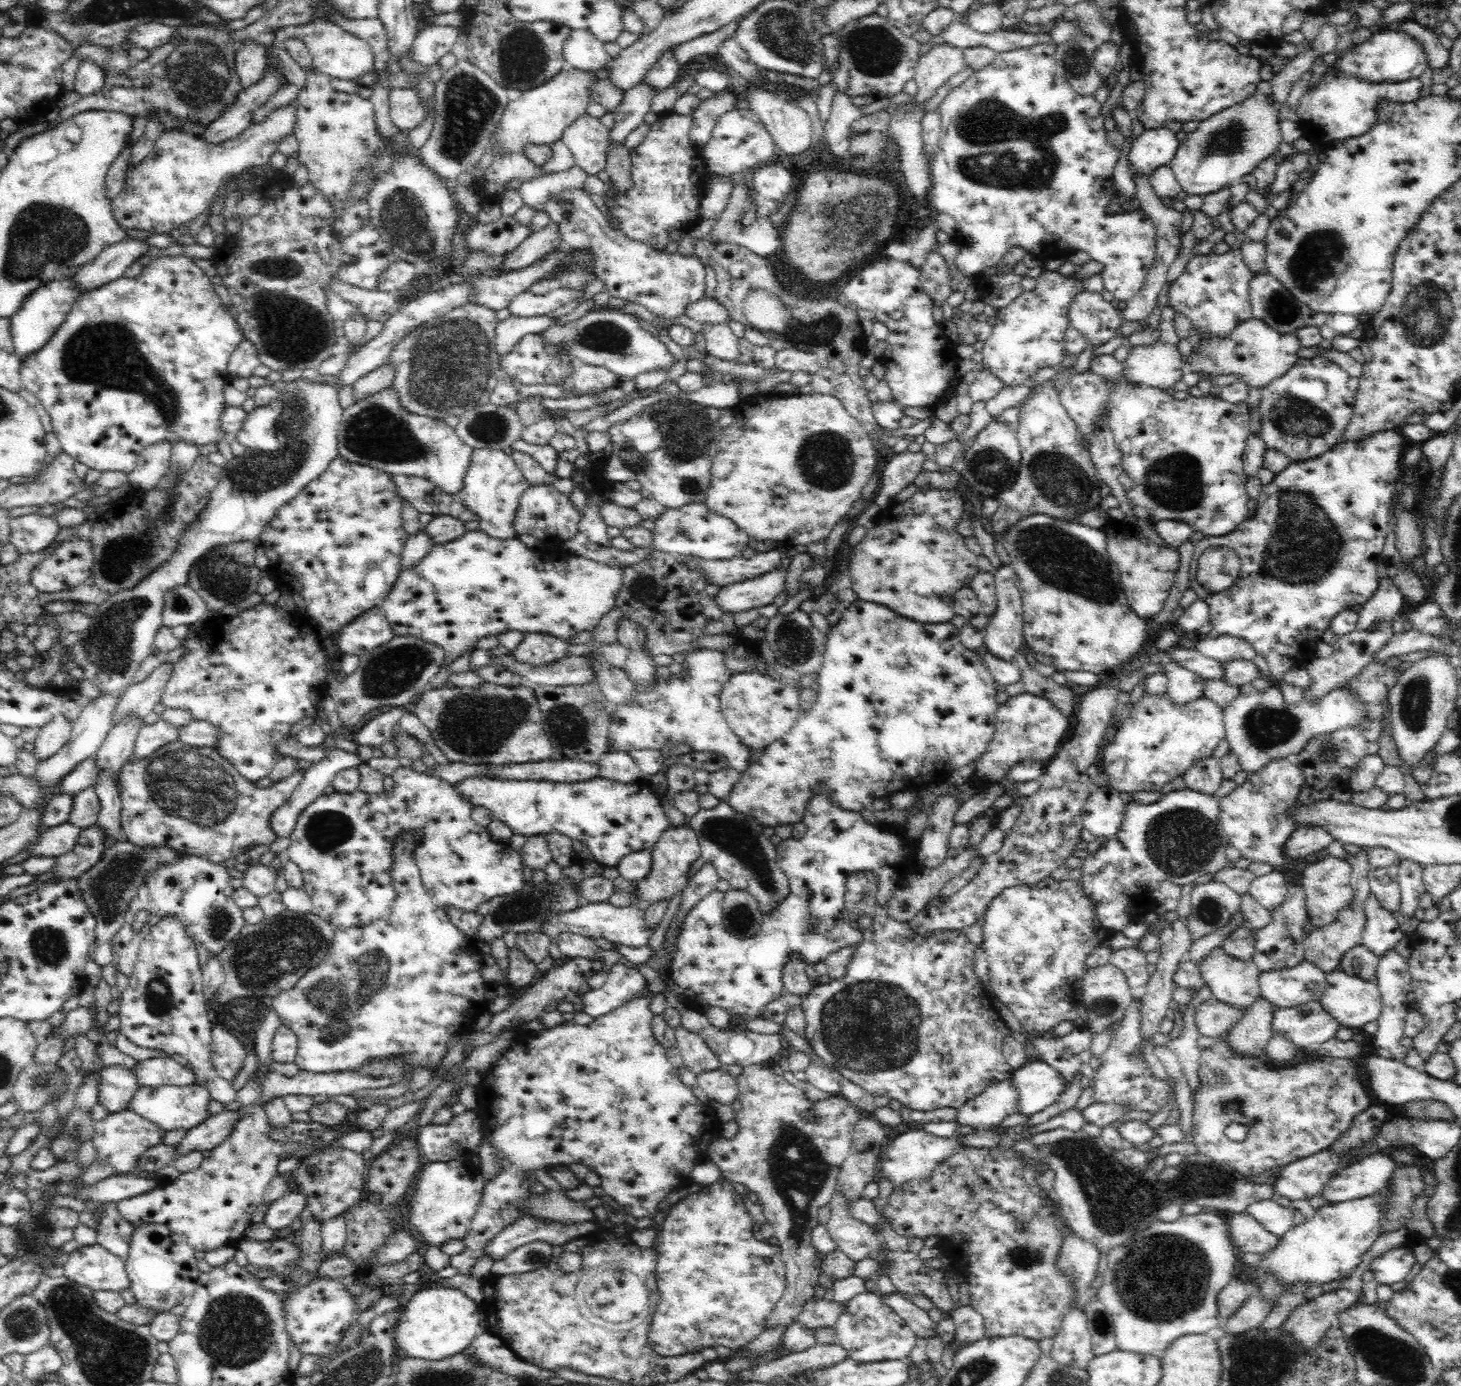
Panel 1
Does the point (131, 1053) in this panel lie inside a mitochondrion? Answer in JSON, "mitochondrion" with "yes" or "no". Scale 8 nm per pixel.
{"mitochondrion":"no"}

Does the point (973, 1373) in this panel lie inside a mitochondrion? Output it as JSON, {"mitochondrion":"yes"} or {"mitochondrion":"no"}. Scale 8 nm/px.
{"mitochondrion":"yes"}

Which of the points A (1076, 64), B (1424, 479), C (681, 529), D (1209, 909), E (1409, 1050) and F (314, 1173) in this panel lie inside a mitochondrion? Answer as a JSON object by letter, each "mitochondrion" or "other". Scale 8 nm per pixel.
{"A":"mitochondrion","B":"other","C":"mitochondrion","D":"mitochondrion","E":"other","F":"mitochondrion"}

